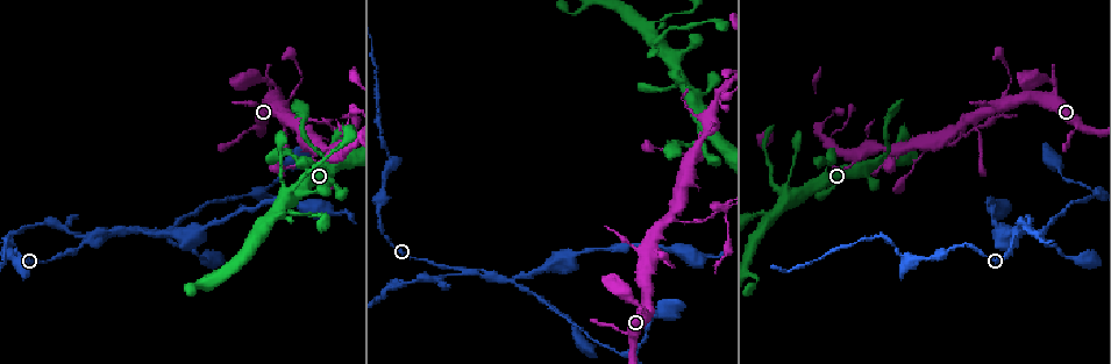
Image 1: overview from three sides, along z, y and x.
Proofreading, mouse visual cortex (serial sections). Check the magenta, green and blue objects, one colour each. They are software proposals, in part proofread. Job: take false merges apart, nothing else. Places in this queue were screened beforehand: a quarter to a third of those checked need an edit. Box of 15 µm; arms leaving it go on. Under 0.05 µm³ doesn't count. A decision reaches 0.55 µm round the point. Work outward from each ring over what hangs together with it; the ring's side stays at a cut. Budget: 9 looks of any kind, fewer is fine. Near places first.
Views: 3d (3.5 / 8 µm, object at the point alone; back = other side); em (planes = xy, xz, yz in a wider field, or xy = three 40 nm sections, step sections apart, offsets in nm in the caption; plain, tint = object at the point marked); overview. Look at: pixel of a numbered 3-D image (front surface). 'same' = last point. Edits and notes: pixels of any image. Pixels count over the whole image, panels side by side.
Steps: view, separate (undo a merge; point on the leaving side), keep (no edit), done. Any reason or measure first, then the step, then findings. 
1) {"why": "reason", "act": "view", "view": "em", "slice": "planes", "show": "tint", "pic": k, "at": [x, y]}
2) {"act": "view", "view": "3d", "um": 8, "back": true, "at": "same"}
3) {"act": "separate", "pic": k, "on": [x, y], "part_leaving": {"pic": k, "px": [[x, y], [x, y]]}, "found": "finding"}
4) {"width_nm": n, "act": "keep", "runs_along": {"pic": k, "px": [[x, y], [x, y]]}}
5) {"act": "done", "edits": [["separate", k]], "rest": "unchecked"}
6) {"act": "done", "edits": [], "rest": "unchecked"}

{"why": "two arms in line, one across", "act": "view", "view": "3d", "um": 3.5, "pic": 1, "at": [282, 104]}

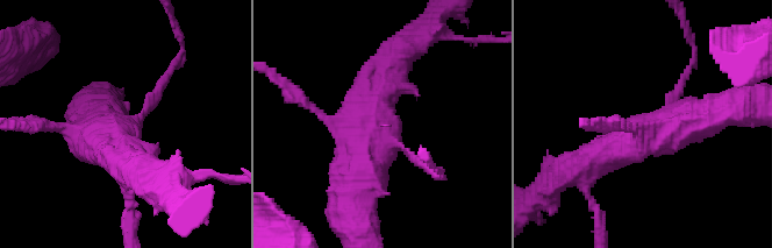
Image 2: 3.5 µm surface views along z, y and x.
{"why": "need the tissue", "act": "view", "view": "em", "slice": "xy", "step": 5, "show": "tint", "pic": 2, "at": [129, 125]}

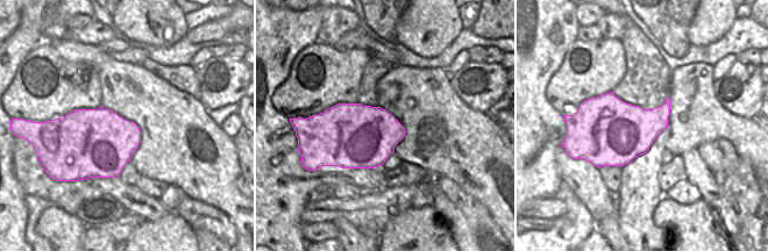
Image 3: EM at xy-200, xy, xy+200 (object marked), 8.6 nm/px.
{"act": "view", "view": "em", "slice": "xy", "step": 2, "show": "tint", "at": "same"}

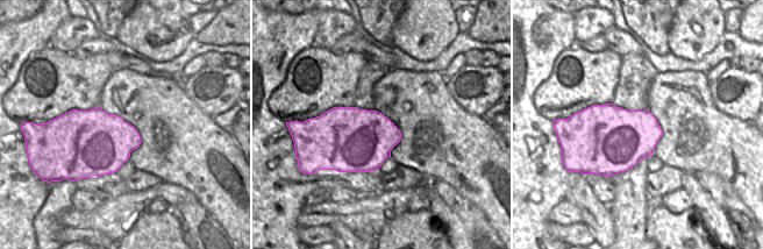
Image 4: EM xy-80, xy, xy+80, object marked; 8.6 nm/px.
{"width_nm": 550, "act": "keep", "runs_along": {"pic": 2, "px": [[726, 108], [634, 136], [595, 162]]}, "found": "all the same cell"}

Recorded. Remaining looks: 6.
{"act": "view", "view": "3d", "um": 3.5, "pic": 1, "at": [647, 32]}

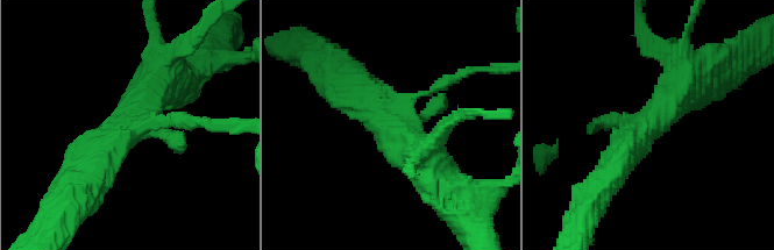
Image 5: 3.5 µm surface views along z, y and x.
{"act": "view", "view": "em", "slice": "planes", "show": "tint", "pic": 5, "at": [127, 126]}

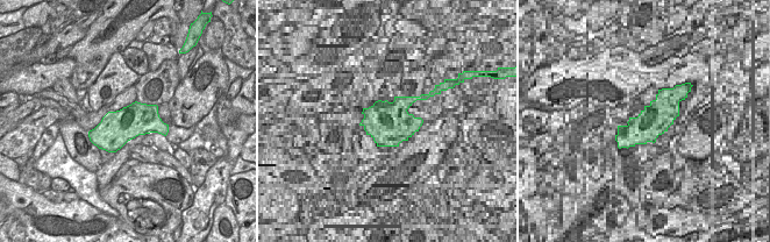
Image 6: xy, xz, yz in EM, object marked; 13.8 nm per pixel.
{"width_nm": 480, "act": "keep", "runs_along": {"pic": 5, "px": [[695, 76], [644, 129], [605, 179]]}, "found": "all the same cell"}

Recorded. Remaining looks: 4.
{"why": "sharp bend", "act": "view", "view": "em", "slice": "planes", "show": "tint", "pic": 1, "at": [708, 126]}

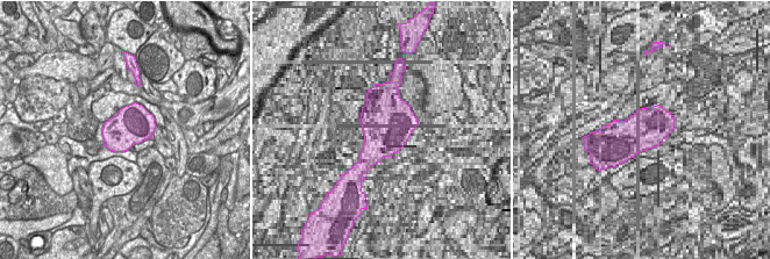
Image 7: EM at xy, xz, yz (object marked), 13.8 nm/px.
{"act": "view", "view": "3d", "um": 3.5, "at": "same"}

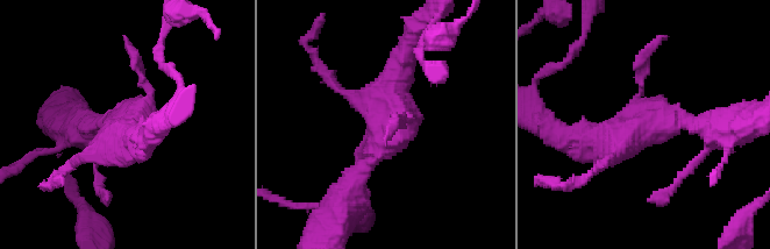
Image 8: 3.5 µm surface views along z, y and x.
{"act": "keep", "runs_along": {"pic": 8, "px": [[349, 193], [404, 62]]}, "found": "all the same cell"}

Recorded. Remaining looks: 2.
{"act": "view", "view": "3d", "um": 3.5, "back": true, "pic": 1, "at": [893, 245]}

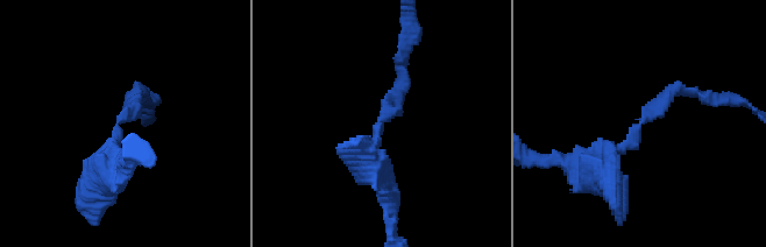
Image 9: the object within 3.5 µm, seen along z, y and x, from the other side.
{"act": "view", "view": "em", "slice": "xy", "step": 5, "show": "tint", "pic": 9, "at": [643, 123]}

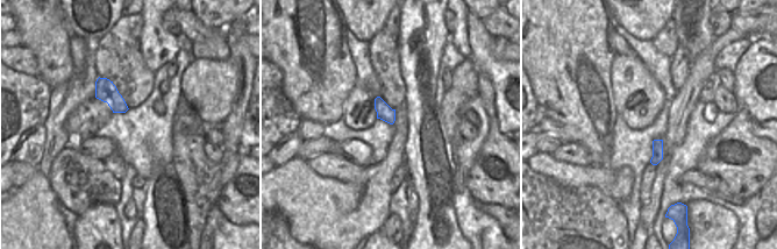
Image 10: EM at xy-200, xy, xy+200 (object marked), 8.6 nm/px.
{"act": "keep", "runs_along": {"pic": 9, "px": [[588, 168], [621, 149], [666, 96], [699, 96]]}, "found": "one cell here"}

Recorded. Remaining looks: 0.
{"act": "done", "edits": [], "rest": "unchecked"}

